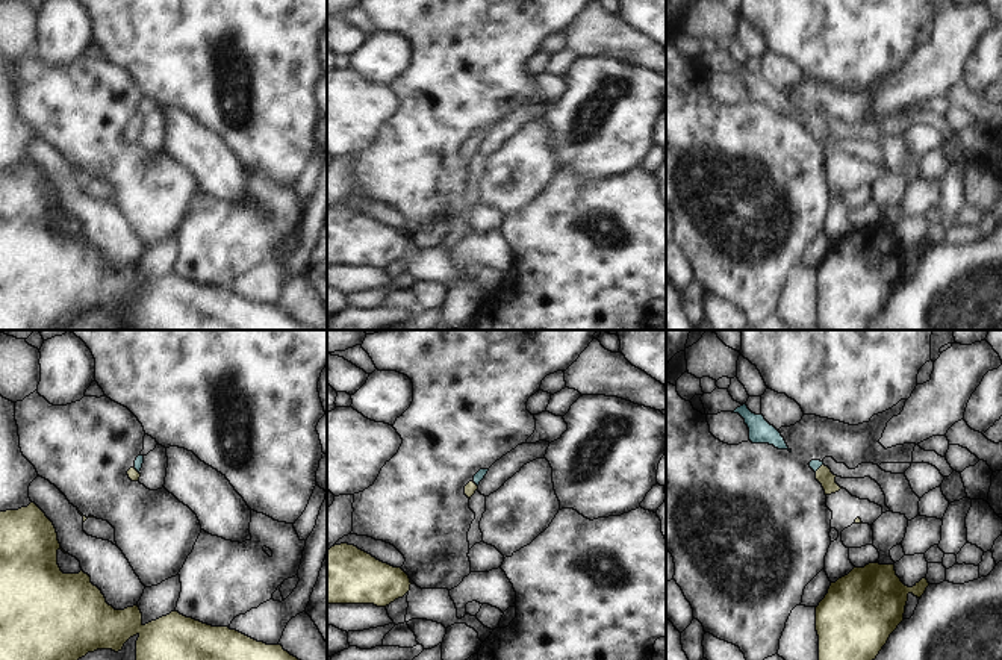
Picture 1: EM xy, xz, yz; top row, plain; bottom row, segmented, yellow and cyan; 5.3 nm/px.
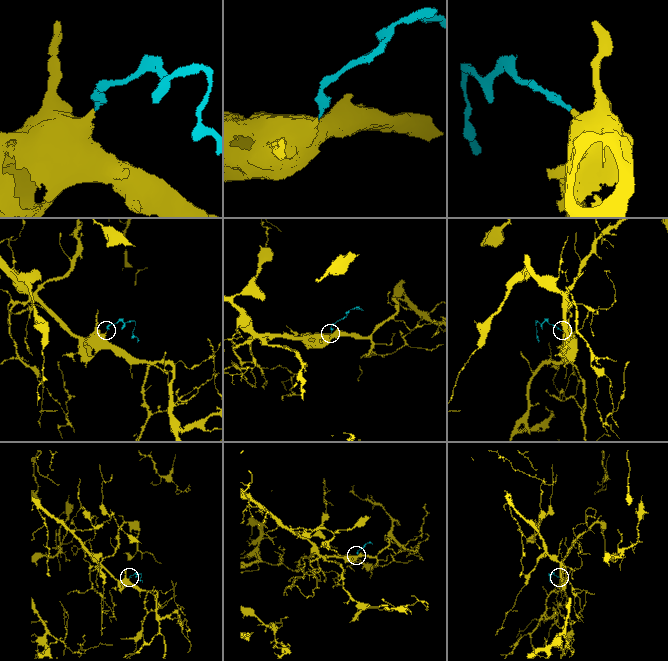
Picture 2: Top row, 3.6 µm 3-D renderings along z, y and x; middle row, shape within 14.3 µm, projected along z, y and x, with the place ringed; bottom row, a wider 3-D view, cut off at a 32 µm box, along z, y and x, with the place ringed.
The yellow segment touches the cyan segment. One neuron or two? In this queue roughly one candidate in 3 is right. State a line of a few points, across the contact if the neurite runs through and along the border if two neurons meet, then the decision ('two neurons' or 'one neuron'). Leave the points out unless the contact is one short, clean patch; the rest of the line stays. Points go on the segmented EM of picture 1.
line yz (824, 476), (819, 468), (815, 465); one neuron

